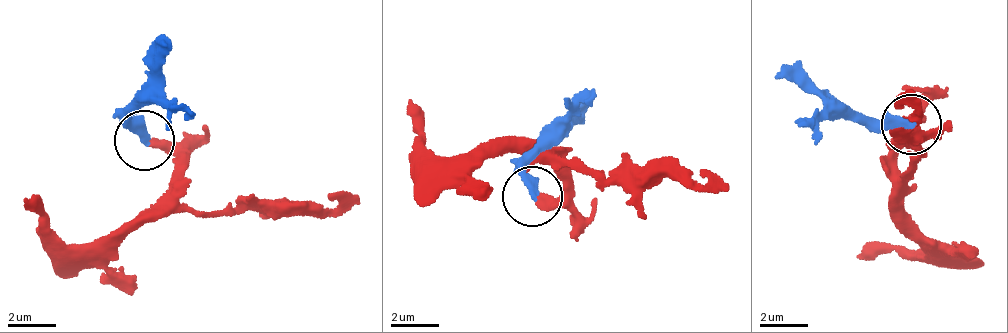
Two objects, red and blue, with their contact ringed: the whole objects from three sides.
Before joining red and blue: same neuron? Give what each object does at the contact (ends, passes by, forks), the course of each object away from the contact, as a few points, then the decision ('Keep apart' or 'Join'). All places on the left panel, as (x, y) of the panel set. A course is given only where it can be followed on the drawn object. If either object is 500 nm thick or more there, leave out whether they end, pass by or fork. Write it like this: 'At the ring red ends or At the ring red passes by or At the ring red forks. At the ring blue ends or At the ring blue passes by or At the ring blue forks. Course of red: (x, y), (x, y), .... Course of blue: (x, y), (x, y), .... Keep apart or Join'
At the ring red ends. At the ring blue ends. Course of red: (143, 141), (179, 157), (171, 191), (124, 227), (91, 246), (73, 247), (52, 230), (24, 195). Course of blue: (143, 141), (132, 105), (150, 69), (167, 47). Join

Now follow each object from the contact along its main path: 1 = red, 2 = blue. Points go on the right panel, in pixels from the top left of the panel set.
1: (909, 126), (898, 168), (907, 221), (928, 253), (858, 253)
2: (909, 126), (850, 120), (817, 90), (777, 78)

